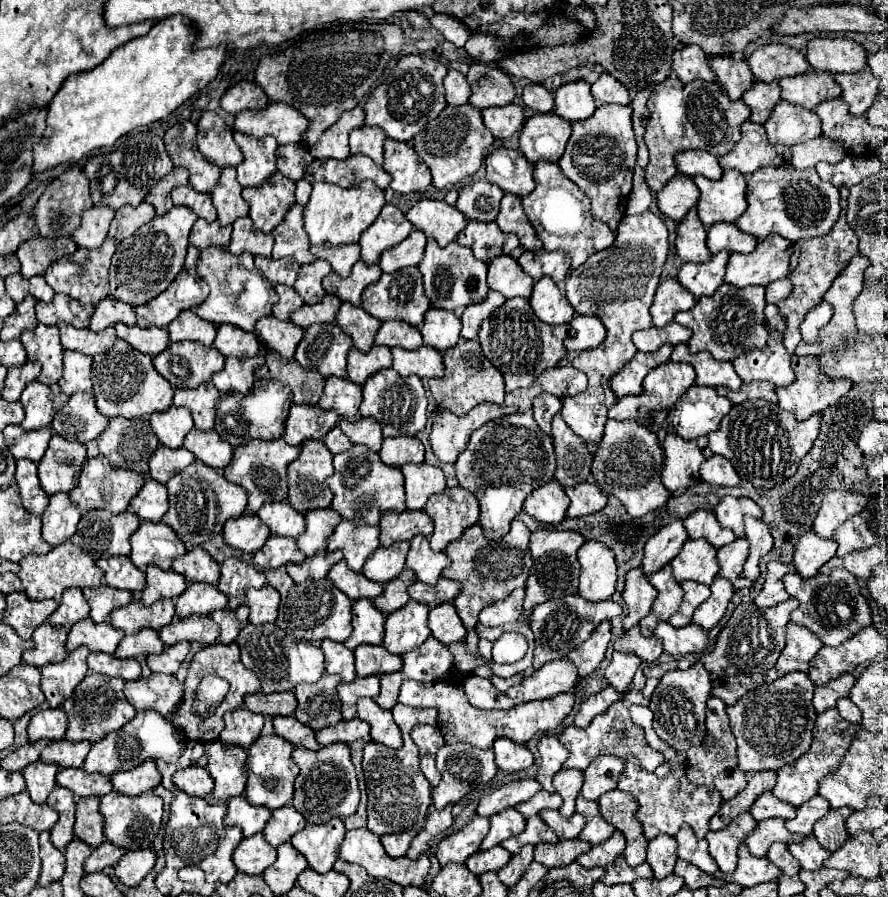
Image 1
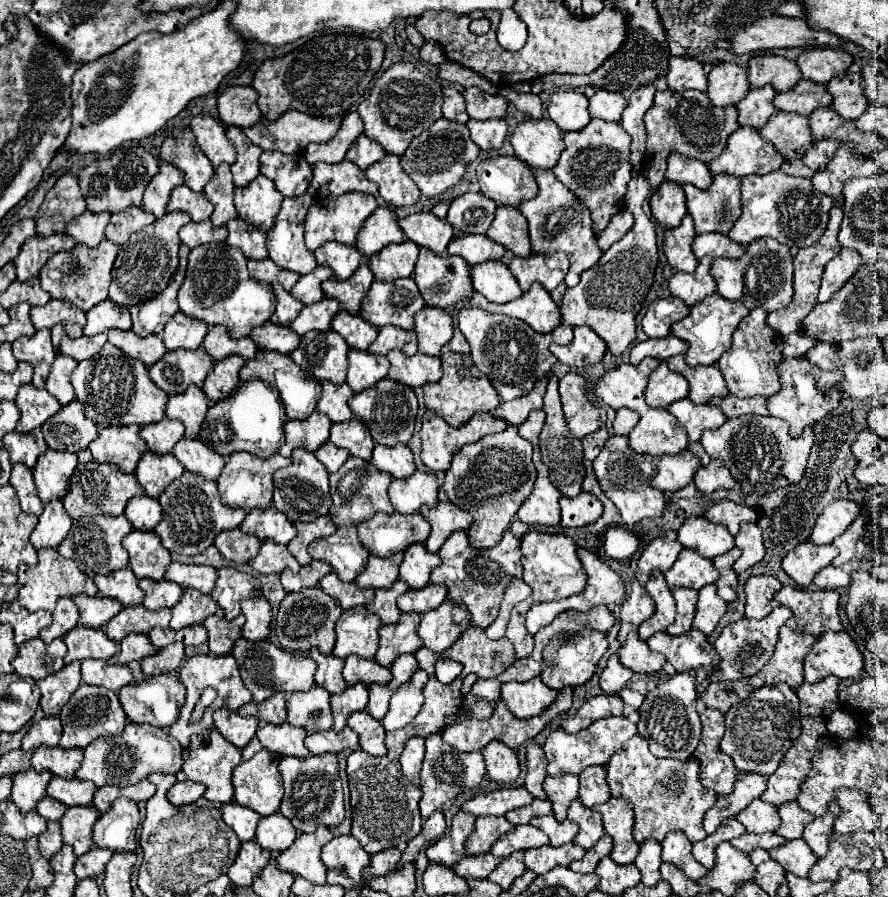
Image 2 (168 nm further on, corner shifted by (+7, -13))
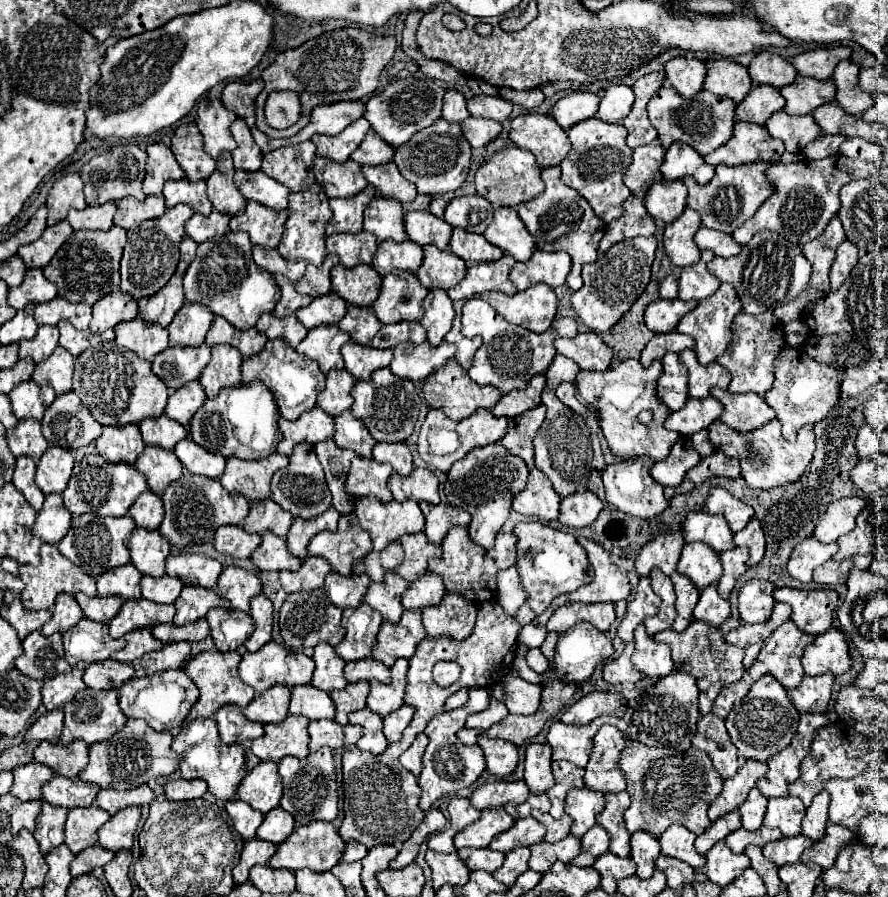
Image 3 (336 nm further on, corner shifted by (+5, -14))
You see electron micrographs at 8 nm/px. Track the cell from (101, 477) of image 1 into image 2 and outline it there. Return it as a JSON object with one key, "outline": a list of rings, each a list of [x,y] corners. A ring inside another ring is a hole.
{"outline":[[[88,463],[82,465],[72,477],[70,477],[70,487],[68,493],[64,495],[62,503],[66,513],[72,519],[80,519],[84,515],[108,515],[108,517],[116,517],[124,513],[126,501],[130,497],[138,497],[144,491],[140,489],[140,483],[136,481],[134,475],[126,475],[120,473],[114,465],[96,465],[96,463]]]}

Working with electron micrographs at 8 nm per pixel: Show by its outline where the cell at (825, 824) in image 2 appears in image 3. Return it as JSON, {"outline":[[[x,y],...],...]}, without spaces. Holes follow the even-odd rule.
{"outline":[[[822,790],[812,804],[806,808],[806,816],[802,820],[802,834],[818,840],[824,834],[826,828],[826,820],[828,820],[828,804],[830,804],[830,794],[826,794],[826,790]]]}

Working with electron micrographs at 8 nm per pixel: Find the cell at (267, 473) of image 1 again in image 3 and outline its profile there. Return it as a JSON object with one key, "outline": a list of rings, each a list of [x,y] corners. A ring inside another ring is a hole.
{"outline":[[[272,452],[268,458],[256,462],[228,458],[220,482],[230,494],[242,494],[248,500],[264,500],[270,496],[272,474],[286,464],[288,458],[278,452]]]}

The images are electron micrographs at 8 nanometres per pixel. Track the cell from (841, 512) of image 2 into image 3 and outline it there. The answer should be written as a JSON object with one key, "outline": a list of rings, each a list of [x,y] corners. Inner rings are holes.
{"outline":[[[842,498],[828,504],[826,512],[820,516],[816,524],[814,538],[828,544],[828,542],[836,542],[842,534],[854,530],[856,526],[854,520],[860,514],[862,506],[864,506],[862,498]]]}

